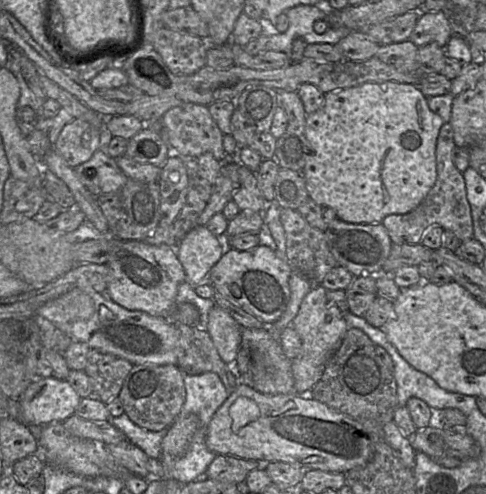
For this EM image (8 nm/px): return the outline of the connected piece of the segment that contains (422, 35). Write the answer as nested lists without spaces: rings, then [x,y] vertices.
[[[421,11],[408,40],[417,47],[435,43],[444,48],[452,35],[450,25],[442,11]]]

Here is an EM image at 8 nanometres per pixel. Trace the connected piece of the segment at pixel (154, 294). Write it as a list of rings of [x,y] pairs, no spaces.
[[[111,240],[110,275],[106,294],[128,310],[139,310],[155,317],[168,317],[176,308],[176,295],[186,274],[174,247],[151,245],[144,240]]]

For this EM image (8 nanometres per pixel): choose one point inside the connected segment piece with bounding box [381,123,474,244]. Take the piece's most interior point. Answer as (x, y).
(446, 204)

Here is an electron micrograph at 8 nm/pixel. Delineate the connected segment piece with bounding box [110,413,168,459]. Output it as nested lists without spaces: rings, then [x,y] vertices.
[[[125,413],[119,417],[111,417],[110,421],[130,443],[139,447],[149,458],[160,459],[162,456],[161,442],[168,428],[160,431],[149,431],[136,425]]]

